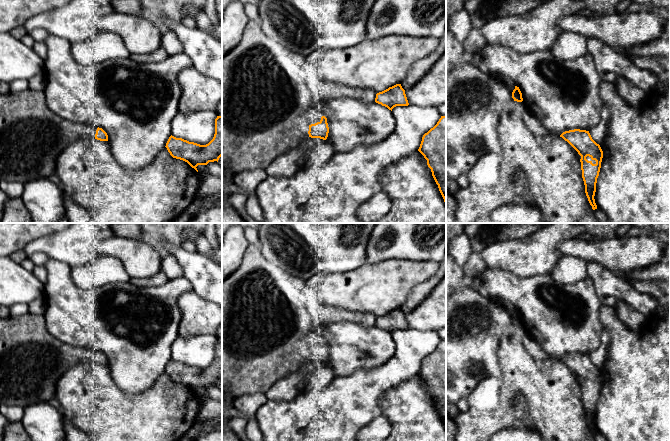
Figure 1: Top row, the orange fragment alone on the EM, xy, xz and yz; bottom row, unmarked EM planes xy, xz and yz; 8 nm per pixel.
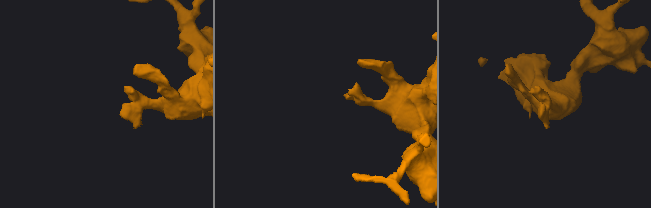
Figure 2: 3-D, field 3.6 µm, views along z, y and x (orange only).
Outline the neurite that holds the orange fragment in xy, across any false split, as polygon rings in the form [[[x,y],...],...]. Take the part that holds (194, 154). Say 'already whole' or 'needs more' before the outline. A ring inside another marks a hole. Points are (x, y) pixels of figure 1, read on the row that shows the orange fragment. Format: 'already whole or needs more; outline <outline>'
already whole; outline [[[222,116],[215,119],[215,134],[206,145],[170,136],[165,146],[173,158],[187,162],[197,172],[198,165],[207,165],[222,156]]]

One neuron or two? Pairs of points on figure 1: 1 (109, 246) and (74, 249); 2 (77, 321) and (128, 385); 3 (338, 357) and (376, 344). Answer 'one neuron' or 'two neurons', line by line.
1: two neurons
2: one neuron
3: one neuron

